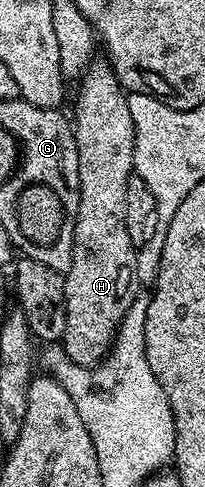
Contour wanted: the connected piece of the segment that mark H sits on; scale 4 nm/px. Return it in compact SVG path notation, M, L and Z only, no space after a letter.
M92 63L82 80L78 81L79 93L75 96L73 127L79 159L79 205L75 219L73 262L63 282L65 286L65 334L61 347L64 354L82 368L90 368L100 363L110 352L121 322L127 317L127 312L137 295L135 279L137 249L129 238L129 230L125 226L125 186L135 167L133 162L135 123L133 114L129 114L128 93L119 85L114 68L110 63L99 63Z

